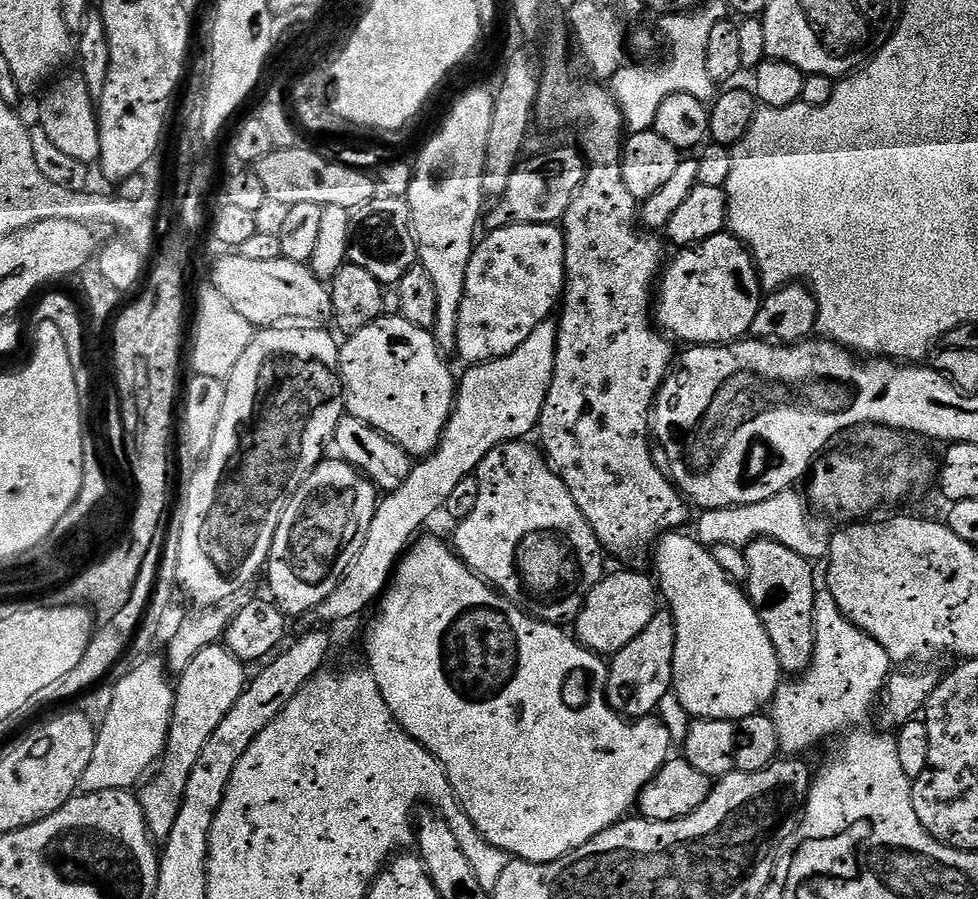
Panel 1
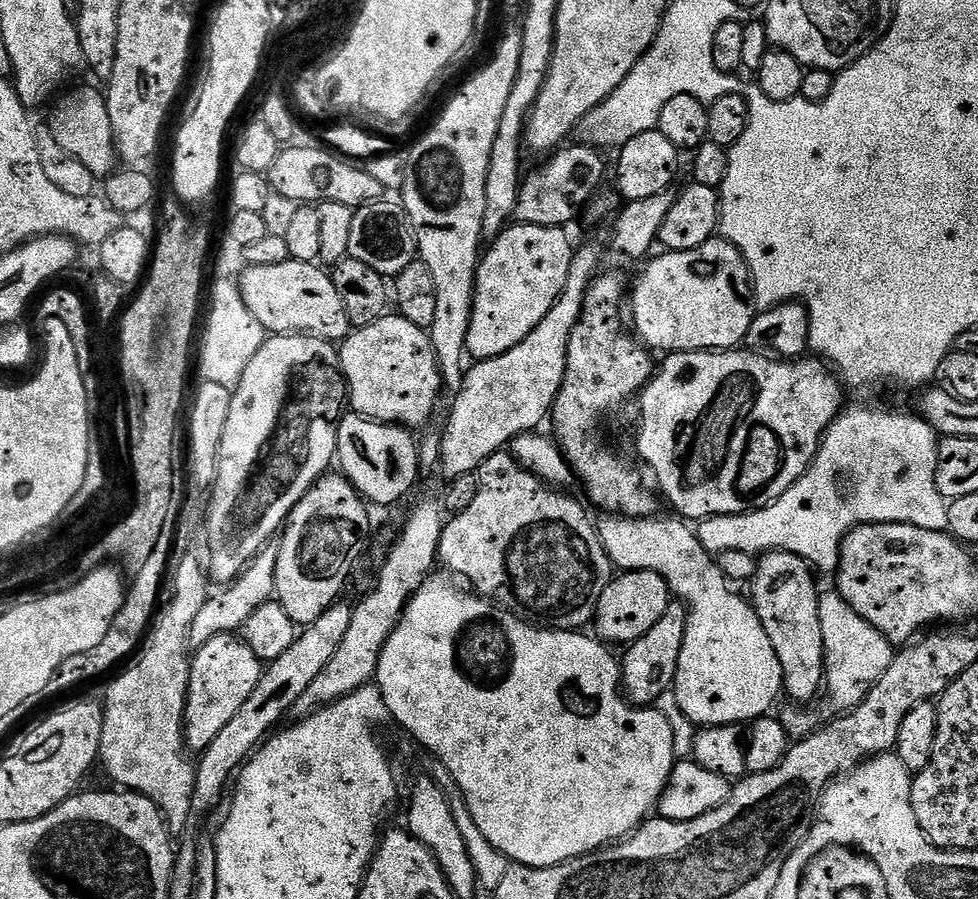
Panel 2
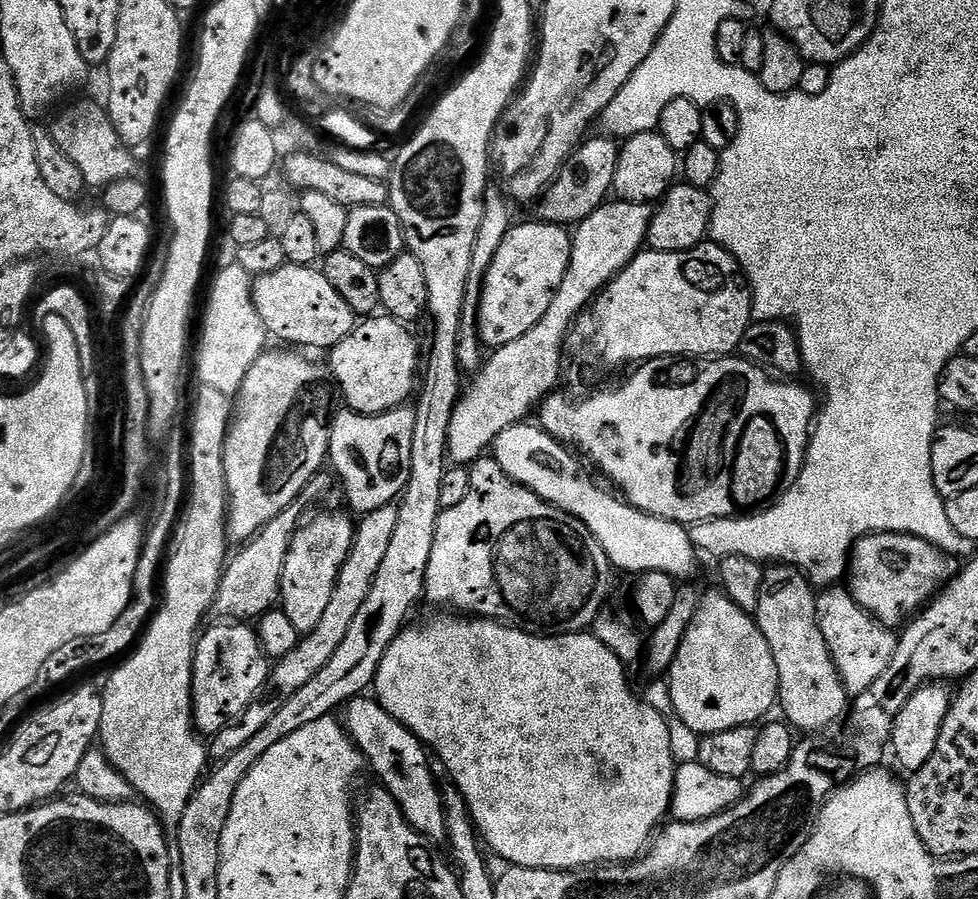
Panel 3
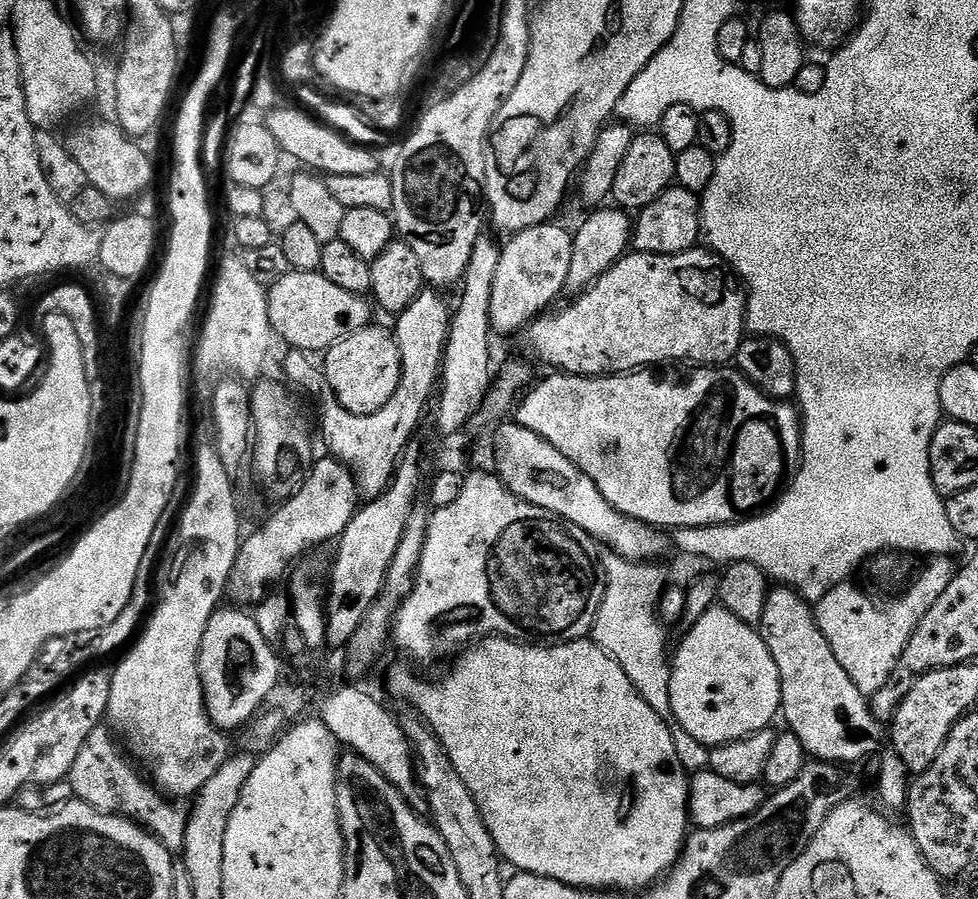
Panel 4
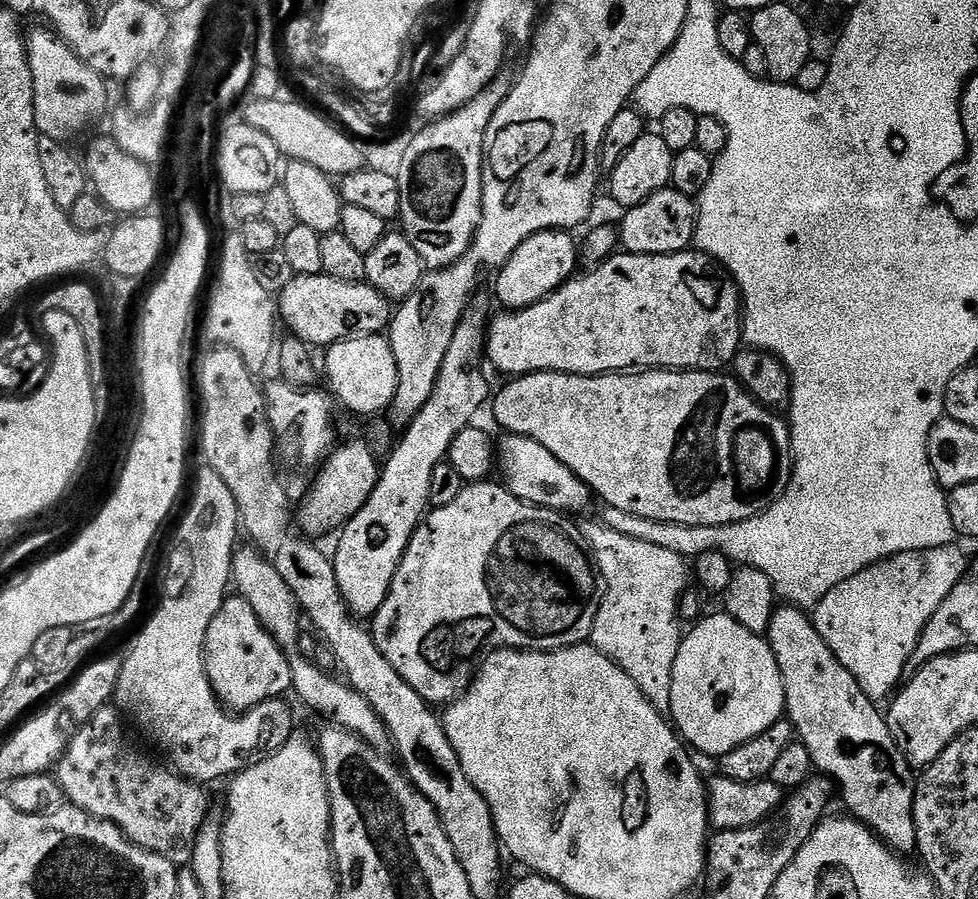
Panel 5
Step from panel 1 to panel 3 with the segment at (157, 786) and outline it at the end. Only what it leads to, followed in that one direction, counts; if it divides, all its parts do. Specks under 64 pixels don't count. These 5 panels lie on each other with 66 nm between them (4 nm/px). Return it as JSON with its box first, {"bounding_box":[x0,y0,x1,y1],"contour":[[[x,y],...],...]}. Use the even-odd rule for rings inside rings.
{"bounding_box":[192,622,270,738],"contour":[[[216,622],[208,633],[197,639],[196,653],[192,656],[192,702],[194,705],[194,723],[197,733],[211,738],[217,736],[228,724],[234,723],[256,697],[264,690],[268,683],[270,658],[260,645],[260,637],[255,627],[244,622]]]}

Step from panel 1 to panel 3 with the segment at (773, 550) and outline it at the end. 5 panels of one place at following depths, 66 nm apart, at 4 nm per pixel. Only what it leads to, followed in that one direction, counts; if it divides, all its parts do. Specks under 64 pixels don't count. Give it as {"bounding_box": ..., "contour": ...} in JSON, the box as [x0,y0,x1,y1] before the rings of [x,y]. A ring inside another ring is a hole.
{"bounding_box":[754,564,850,734],"contour":[[[776,564],[765,571],[762,598],[754,613],[756,625],[762,630],[770,646],[770,654],[774,654],[774,666],[778,670],[778,708],[784,711],[783,719],[793,729],[801,728],[804,734],[823,733],[820,731],[827,724],[832,724],[835,720],[843,721],[850,711],[850,693],[844,687],[840,669],[834,666],[832,655],[826,646],[826,638],[822,638],[816,613],[816,598],[817,593],[803,572],[790,564]]]}

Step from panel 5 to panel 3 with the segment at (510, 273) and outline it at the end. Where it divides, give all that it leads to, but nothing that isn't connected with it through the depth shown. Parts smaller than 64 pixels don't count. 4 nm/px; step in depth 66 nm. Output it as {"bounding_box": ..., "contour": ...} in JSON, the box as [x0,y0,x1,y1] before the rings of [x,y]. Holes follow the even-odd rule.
{"bounding_box":[478,223,572,349],"contour":[[[513,223],[486,272],[478,321],[480,342],[485,349],[501,348],[522,338],[526,330],[534,330],[534,326],[542,322],[542,314],[550,310],[562,278],[566,278],[572,249],[569,229],[559,224],[535,223]]]}

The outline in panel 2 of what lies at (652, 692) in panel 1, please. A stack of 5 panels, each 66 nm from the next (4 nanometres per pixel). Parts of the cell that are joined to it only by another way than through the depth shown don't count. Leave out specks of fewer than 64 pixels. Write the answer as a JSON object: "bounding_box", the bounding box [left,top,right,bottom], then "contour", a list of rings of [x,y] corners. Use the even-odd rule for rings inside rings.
{"bounding_box":[620,598,688,706],"contour":[[[672,598],[666,614],[642,637],[623,649],[624,660],[620,664],[622,695],[633,706],[655,705],[658,697],[665,695],[676,683],[678,654],[682,654],[682,642],[686,638],[688,608],[683,600]]]}

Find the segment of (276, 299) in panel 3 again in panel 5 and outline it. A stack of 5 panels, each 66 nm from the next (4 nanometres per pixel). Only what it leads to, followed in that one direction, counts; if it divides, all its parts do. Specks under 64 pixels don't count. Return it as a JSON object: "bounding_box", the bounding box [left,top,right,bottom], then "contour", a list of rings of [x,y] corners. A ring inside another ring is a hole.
{"bounding_box":[278,275,394,346],"contour":[[[326,275],[295,276],[278,297],[278,316],[289,329],[309,346],[331,346],[355,336],[379,336],[392,323],[394,308],[390,301],[368,283],[342,282]]]}

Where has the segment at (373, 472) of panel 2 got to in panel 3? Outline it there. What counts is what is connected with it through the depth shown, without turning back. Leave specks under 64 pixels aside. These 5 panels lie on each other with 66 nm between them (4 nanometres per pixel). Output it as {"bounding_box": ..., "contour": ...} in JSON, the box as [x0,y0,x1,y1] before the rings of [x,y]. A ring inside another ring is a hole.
{"bounding_box":[329,404,415,516],"contour":[[[406,404],[376,416],[362,415],[349,408],[342,408],[333,415],[329,427],[329,459],[339,478],[342,492],[348,500],[347,507],[358,516],[393,505],[403,495],[409,482],[411,449],[414,443],[415,411]]]}

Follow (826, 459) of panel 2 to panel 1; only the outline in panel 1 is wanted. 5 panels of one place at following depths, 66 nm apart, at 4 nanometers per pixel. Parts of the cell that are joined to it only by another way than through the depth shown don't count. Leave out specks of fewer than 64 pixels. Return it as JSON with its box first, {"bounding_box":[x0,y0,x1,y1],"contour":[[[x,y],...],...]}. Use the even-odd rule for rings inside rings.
{"bounding_box":[694,490,830,562],"contour":[[[789,490],[782,494],[774,494],[774,498],[766,498],[766,502],[761,504],[709,508],[701,511],[694,535],[705,546],[725,544],[735,548],[744,548],[753,540],[776,540],[809,562],[823,561],[827,557],[830,543],[830,528],[827,528],[829,525],[813,515],[807,499],[798,493],[799,491]]]}

